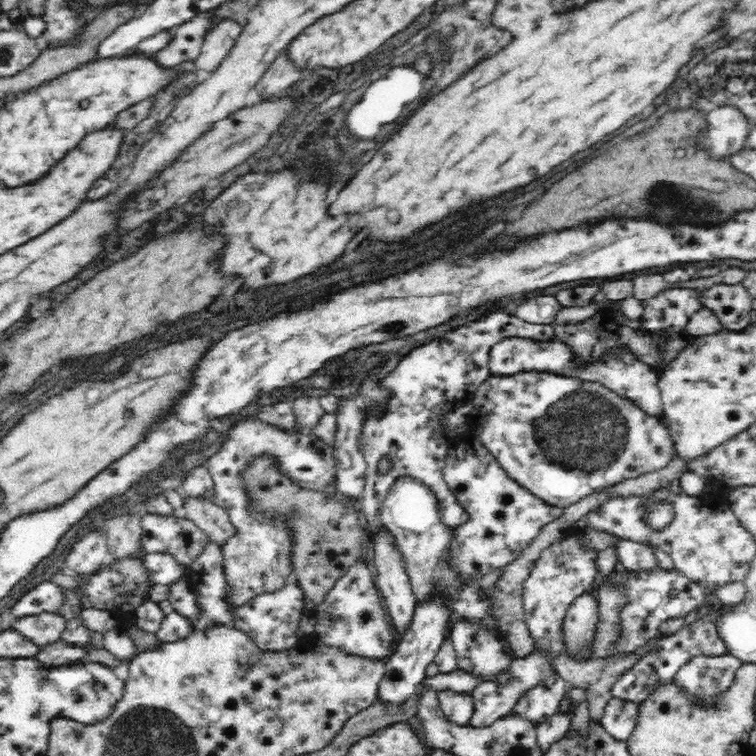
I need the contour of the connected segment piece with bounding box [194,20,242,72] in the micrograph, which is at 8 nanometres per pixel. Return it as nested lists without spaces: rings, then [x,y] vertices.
[[[232,20],[219,22],[204,36],[199,55],[195,58],[196,66],[208,72],[214,72],[228,56],[235,45],[242,26]]]

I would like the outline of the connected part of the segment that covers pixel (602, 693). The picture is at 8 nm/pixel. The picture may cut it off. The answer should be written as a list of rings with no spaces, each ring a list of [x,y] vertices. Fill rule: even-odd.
[[[656,637],[652,638],[648,644],[644,644],[644,646],[640,646],[634,654],[630,654],[630,656],[622,656],[622,658],[599,658],[599,659],[584,659],[584,660],[576,660],[569,656],[569,654],[560,655],[556,658],[555,663],[553,664],[553,668],[555,668],[560,676],[564,677],[564,680],[567,680],[568,684],[571,686],[587,686],[587,710],[585,715],[591,715],[593,718],[593,722],[600,724],[601,718],[604,712],[604,706],[606,706],[606,702],[610,700],[610,684],[616,680],[616,676],[626,668],[626,666],[632,666],[632,664],[636,664],[636,660],[640,658],[640,656],[644,656],[654,648],[654,642],[656,642]]]

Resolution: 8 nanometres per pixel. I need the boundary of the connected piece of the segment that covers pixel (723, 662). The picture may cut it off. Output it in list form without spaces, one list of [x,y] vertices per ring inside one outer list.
[[[696,652],[694,656],[684,660],[676,668],[672,680],[667,684],[676,687],[680,693],[689,696],[688,699],[692,703],[696,703],[698,708],[717,709],[723,694],[728,692],[734,684],[737,670],[743,663],[743,659],[737,655],[716,656],[707,652]]]

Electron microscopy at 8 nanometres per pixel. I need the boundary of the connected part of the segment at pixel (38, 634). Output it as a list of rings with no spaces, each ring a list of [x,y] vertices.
[[[44,611],[40,614],[19,617],[14,630],[36,644],[47,645],[60,639],[66,626],[67,620],[62,614]]]

